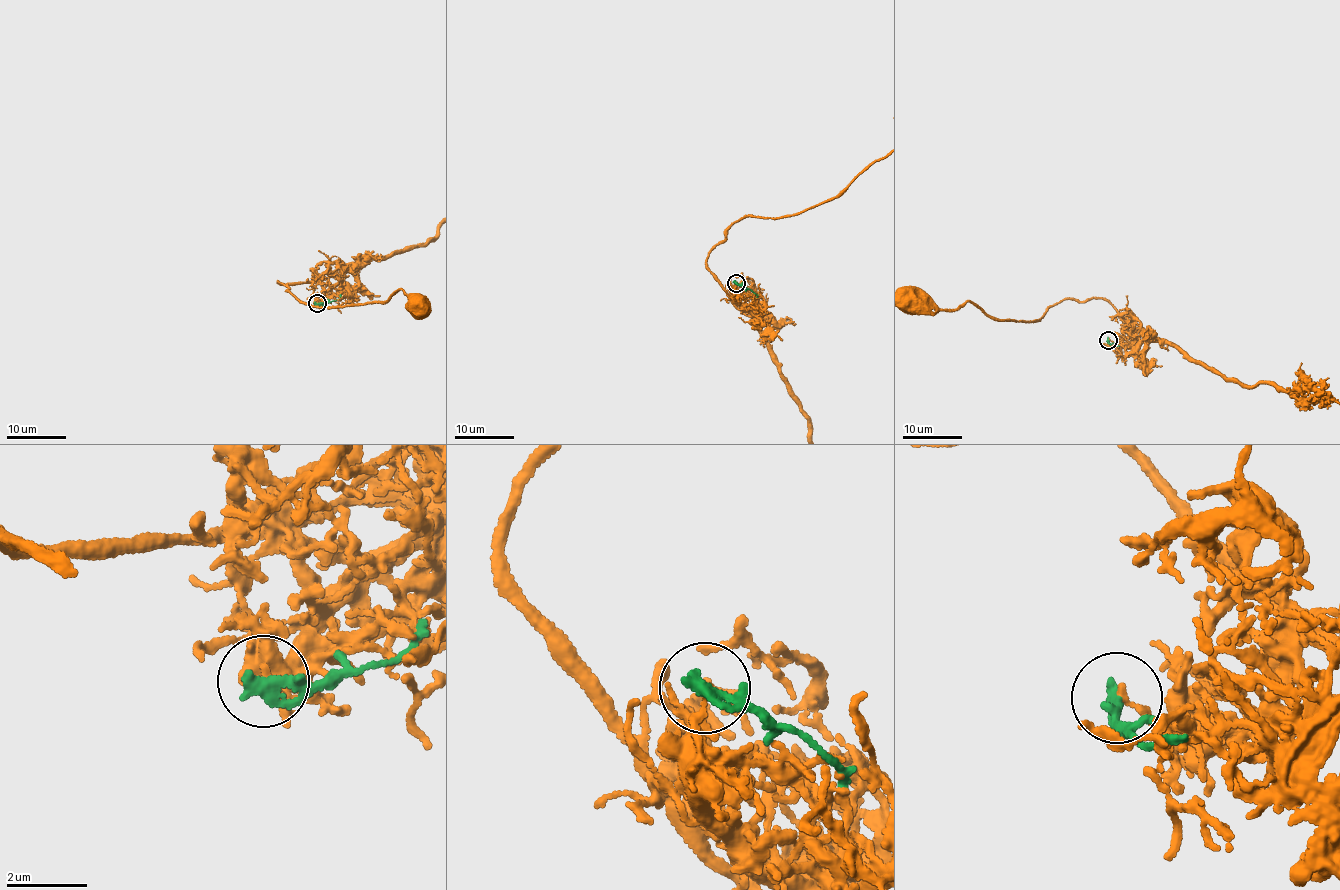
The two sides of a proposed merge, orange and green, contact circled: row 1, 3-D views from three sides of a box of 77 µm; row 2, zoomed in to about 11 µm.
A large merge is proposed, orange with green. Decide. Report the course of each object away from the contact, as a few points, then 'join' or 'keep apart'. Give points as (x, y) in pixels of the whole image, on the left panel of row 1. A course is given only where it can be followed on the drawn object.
orange runs (317, 303), (310, 283), (277, 283), (304, 304), (377, 303), (401, 290), (414, 302), (422, 297), (417, 307); green runs (317, 303), (331, 302), (340, 294); keep apart

